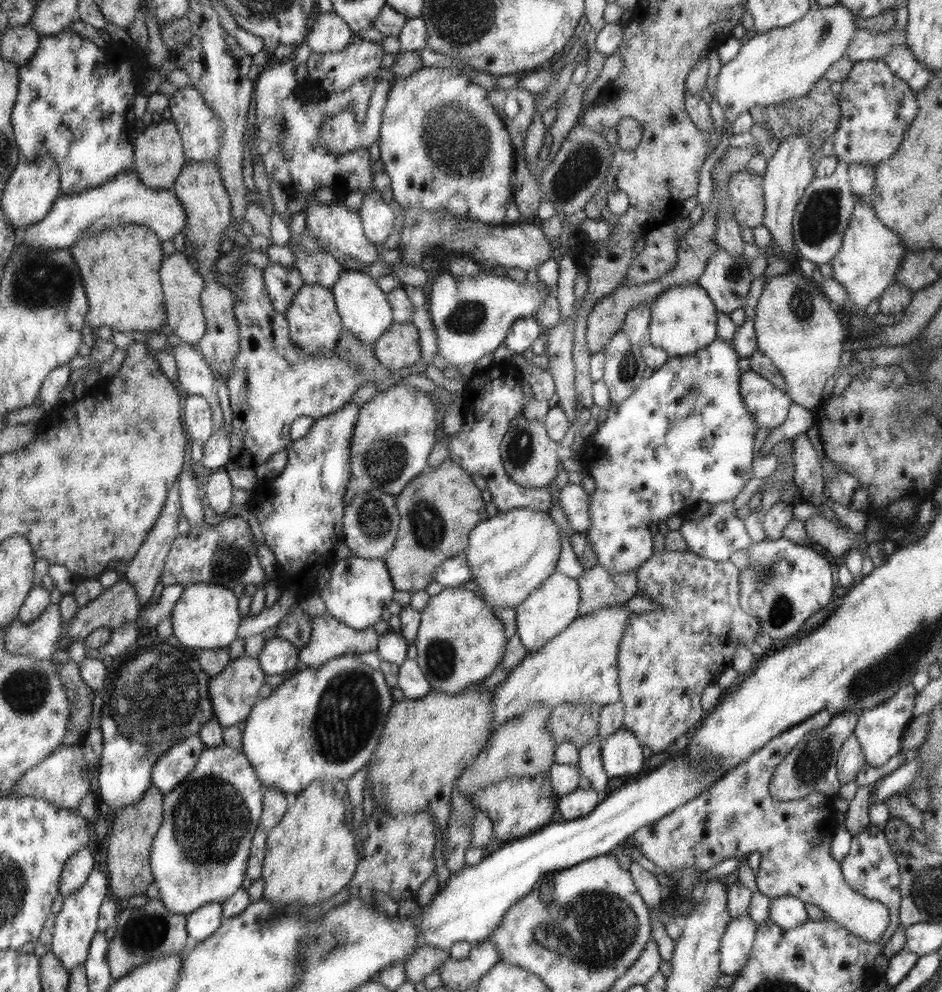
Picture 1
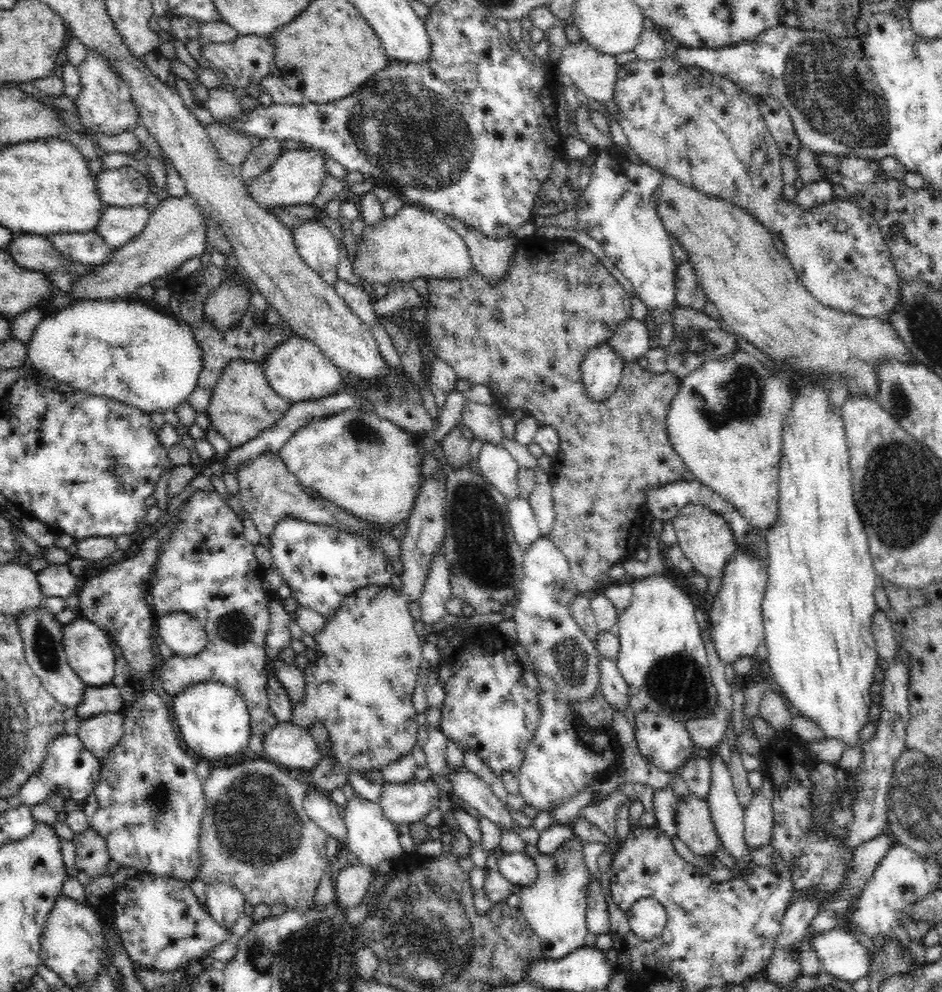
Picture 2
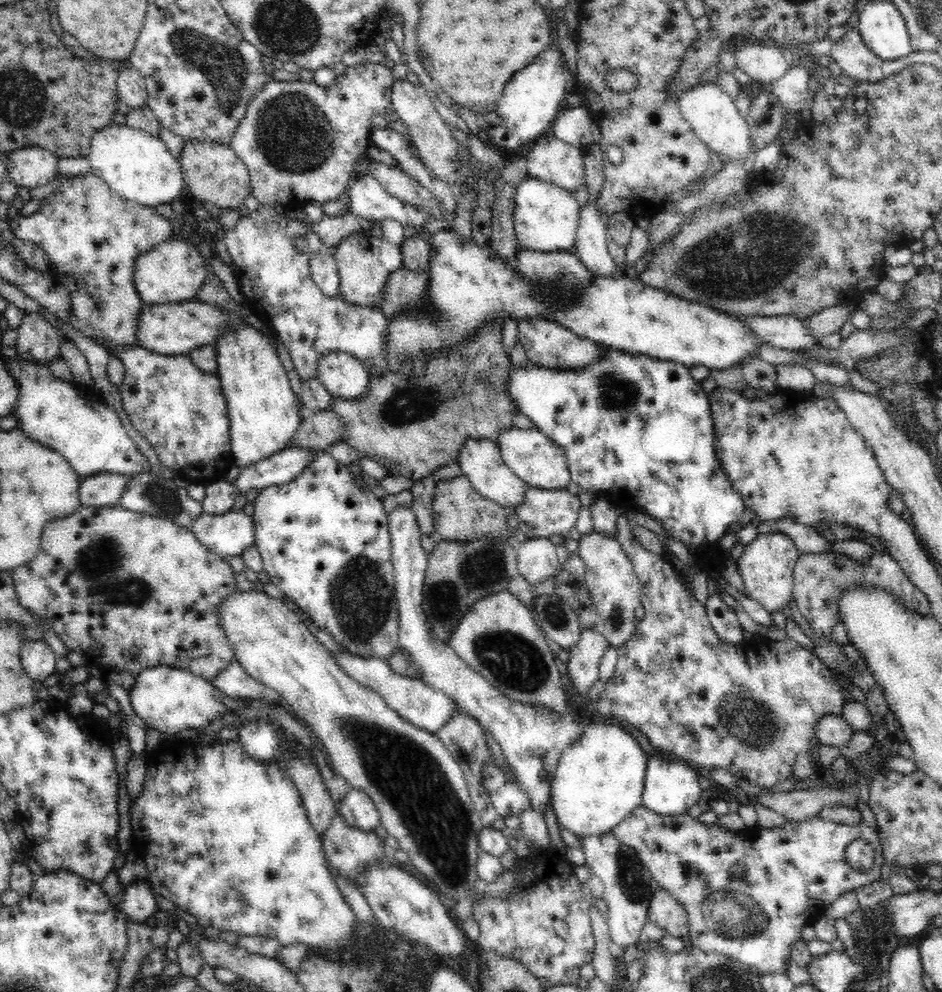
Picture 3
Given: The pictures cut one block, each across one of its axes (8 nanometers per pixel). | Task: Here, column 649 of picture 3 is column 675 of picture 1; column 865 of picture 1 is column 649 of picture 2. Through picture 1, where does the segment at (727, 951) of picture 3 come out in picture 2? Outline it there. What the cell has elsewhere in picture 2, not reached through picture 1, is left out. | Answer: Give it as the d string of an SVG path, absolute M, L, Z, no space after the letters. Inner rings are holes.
M640 897L626 913L630 932L640 940L654 940L667 924L666 909L654 897Z

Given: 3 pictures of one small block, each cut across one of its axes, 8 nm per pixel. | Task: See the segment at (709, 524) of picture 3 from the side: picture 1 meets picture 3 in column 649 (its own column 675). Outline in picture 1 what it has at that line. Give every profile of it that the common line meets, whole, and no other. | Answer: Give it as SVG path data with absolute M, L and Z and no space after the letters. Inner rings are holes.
M716 339L710 343L708 347L694 352L692 355L684 355L677 357L669 357L669 359L658 369L655 369L649 378L643 379L638 390L624 402L612 403L608 408L607 419L598 425L593 433L592 444L598 451L584 450L584 458L580 463L583 471L586 471L590 478L596 481L596 490L592 492L592 527L586 532L587 538L592 544L592 549L598 557L598 565L606 567L612 573L626 573L628 571L637 571L646 560L652 558L652 544L654 529L658 527L660 521L665 521L672 516L678 514L678 510L692 506L696 502L710 502L710 505L723 504L729 502L732 498L736 498L744 484L752 479L752 462L754 462L754 440L756 440L757 420L754 419L753 413L746 407L745 400L742 399L741 393L741 375L740 359L737 349L734 348L732 341Z

